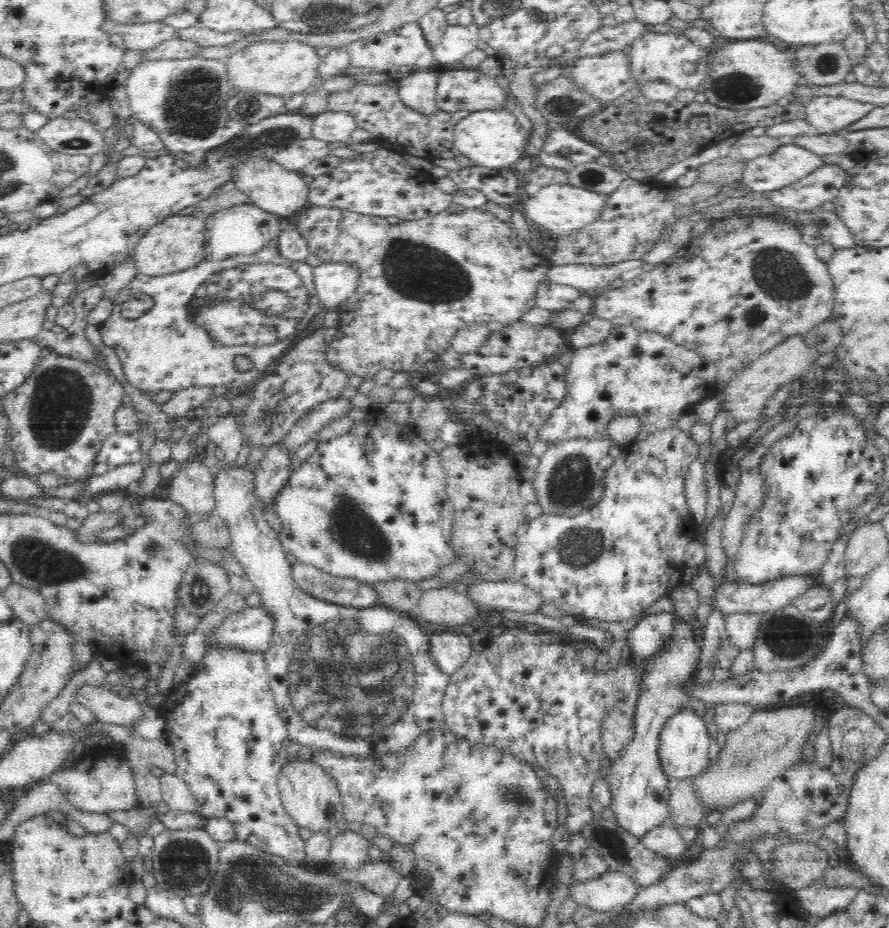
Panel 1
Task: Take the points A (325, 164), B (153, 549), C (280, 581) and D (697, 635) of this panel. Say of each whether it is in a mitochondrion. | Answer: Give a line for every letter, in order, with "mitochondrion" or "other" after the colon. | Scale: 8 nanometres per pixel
A: other
B: mitochondrion
C: other
D: other

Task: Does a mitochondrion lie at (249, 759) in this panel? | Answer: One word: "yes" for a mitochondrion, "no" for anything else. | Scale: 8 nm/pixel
no

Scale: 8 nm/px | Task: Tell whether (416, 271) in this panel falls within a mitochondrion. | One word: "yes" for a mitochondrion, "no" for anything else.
yes

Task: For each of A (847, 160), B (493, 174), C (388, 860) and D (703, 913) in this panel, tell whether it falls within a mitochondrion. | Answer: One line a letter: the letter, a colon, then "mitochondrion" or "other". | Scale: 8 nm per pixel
A: other
B: other
C: other
D: other

